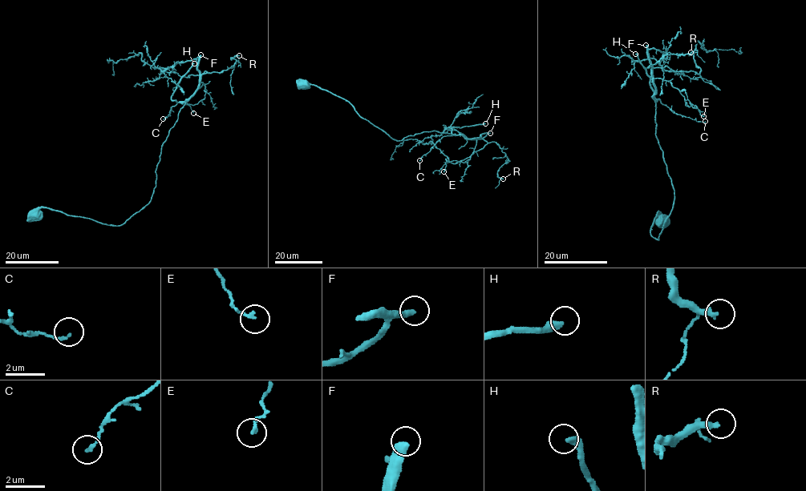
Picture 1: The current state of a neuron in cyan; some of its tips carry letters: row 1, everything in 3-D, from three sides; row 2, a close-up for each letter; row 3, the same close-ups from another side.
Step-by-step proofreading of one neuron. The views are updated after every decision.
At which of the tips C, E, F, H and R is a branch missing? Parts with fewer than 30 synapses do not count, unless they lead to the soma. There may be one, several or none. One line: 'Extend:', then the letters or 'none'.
Extend: F, H

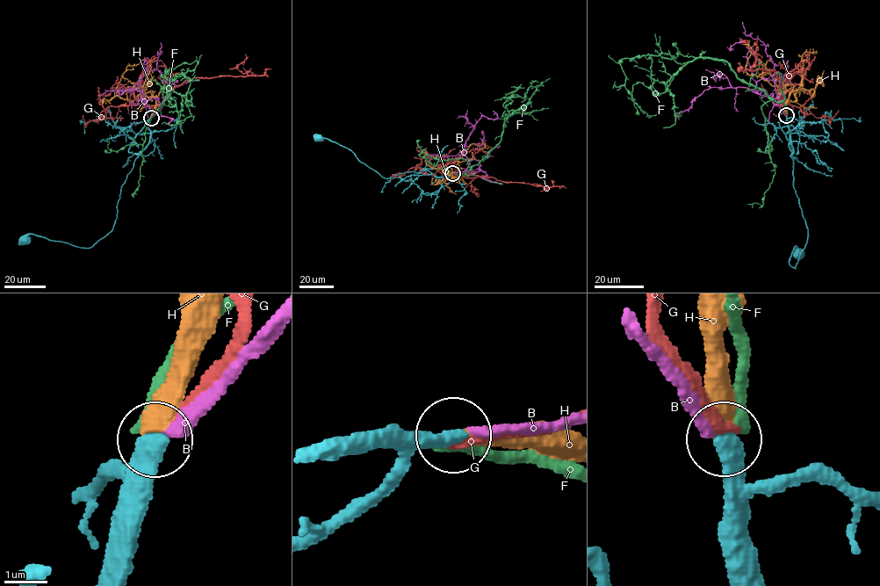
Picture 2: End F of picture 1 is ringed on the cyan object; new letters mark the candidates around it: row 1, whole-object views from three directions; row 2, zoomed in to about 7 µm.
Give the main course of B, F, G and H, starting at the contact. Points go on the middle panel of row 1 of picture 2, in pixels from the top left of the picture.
B: (453, 173), (465, 170), (470, 163), (463, 149), (474, 125), (483, 116), (497, 119), (495, 112), (494, 115)
F: (452, 173), (464, 175), (496, 147), (506, 117), (522, 112), (542, 83), (530, 86), (524, 97), (494, 100)
G: (452, 173), (461, 171), (550, 188)
H: (452, 173), (461, 177), (457, 167), (458, 159), (472, 144), (481, 148), (485, 147), (485, 142)

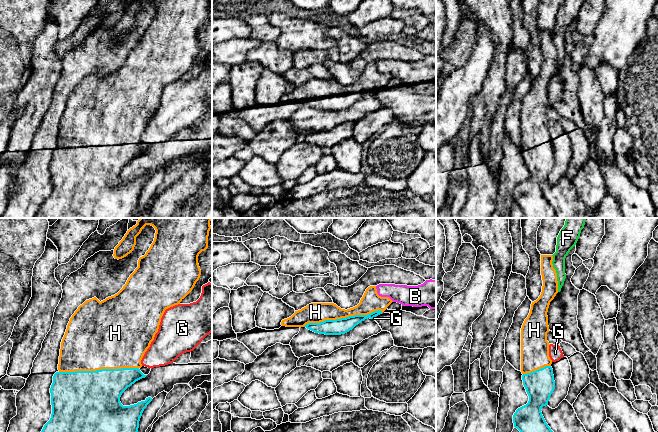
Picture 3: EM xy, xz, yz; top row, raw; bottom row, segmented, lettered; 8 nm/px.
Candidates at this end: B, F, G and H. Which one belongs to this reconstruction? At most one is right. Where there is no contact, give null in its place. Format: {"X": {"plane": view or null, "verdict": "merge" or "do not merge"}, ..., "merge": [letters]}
{"B": {"plane": null, "verdict": "do not merge"}, "F": {"plane": null, "verdict": "do not merge"}, "G": {"plane": "xz", "verdict": "do not merge"}, "H": {"plane": "xy", "verdict": "merge"}, "merge": ["H"]}

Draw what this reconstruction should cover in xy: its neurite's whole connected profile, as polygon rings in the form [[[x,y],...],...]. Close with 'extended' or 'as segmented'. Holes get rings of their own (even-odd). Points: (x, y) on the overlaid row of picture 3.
[[[140,218],[137,224],[130,228],[123,239],[114,249],[114,258],[122,259],[130,254],[136,245],[136,237],[141,233],[146,225],[151,225],[155,228],[155,238],[146,254],[139,258],[138,267],[130,275],[123,288],[114,296],[108,297],[103,301],[99,301],[96,297],[86,300],[78,307],[75,313],[70,318],[67,325],[65,335],[61,342],[58,372],[53,376],[53,383],[50,388],[52,414],[50,420],[44,425],[41,432],[138,432],[139,421],[144,409],[152,401],[151,397],[146,398],[145,401],[138,402],[130,406],[123,406],[120,402],[122,393],[134,384],[136,381],[145,378],[140,368],[142,367],[141,360],[154,340],[155,334],[158,332],[161,318],[166,309],[180,304],[180,302],[192,291],[196,282],[199,280],[201,270],[198,264],[198,256],[202,251],[208,248],[208,236],[211,229],[210,221],[212,218]]]; extended

